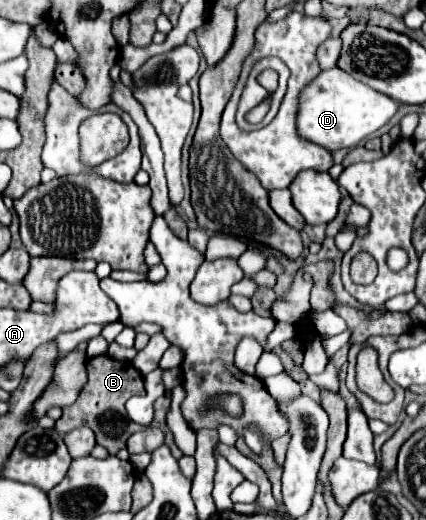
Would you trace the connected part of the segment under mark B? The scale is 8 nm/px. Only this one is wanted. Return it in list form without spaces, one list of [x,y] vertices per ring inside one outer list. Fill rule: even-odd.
[[[108,355],[92,357],[88,359],[88,383],[82,389],[78,401],[62,409],[62,417],[56,421],[56,431],[64,437],[68,431],[86,425],[96,433],[98,445],[106,447],[108,453],[116,455],[126,445],[126,439],[140,429],[140,425],[128,419],[124,403],[132,395],[144,395],[144,393],[146,391],[144,391],[142,375],[130,361],[116,361]]]

